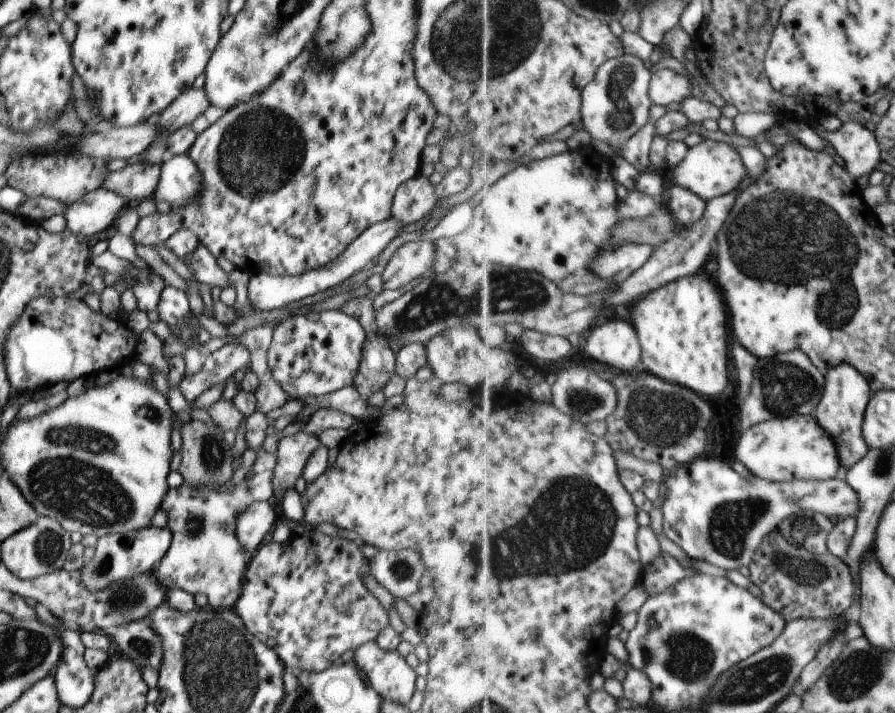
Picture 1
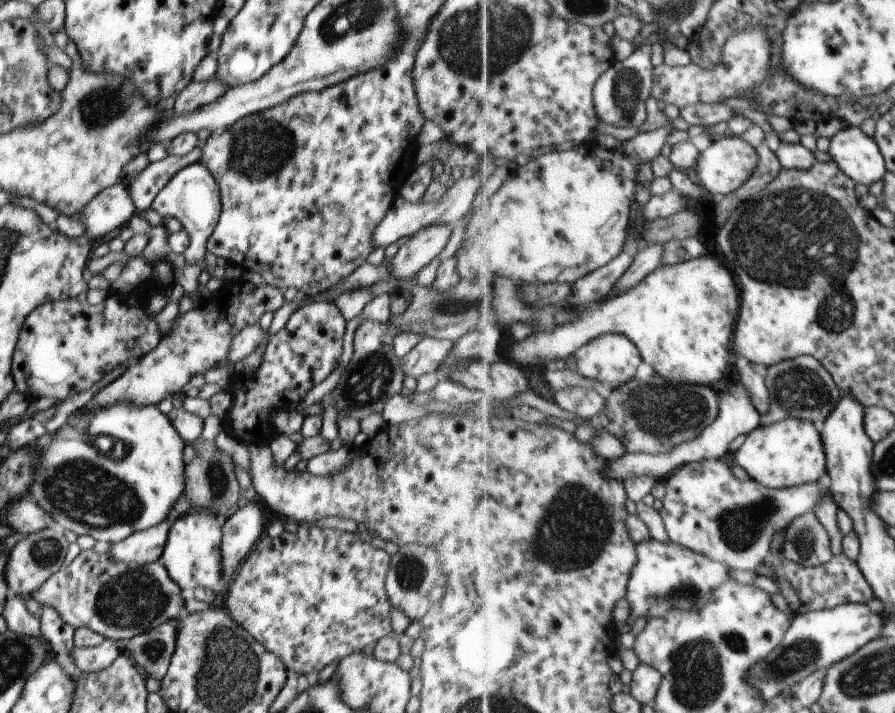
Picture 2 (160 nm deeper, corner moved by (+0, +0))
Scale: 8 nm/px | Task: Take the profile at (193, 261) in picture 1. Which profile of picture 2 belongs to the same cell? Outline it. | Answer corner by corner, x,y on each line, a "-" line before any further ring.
199,162
179,169
151,201
150,209
161,218
176,218
187,233
187,248
168,262
172,268
203,262
206,242
220,213
220,190
209,171

